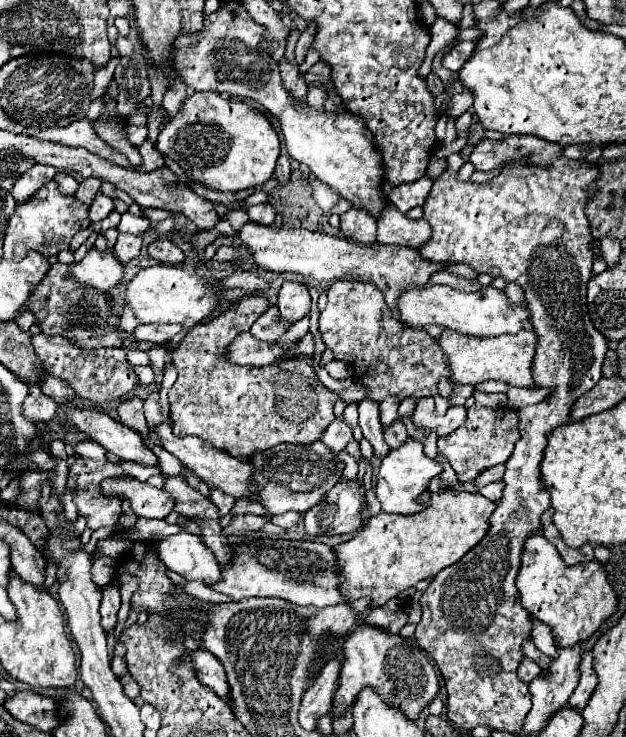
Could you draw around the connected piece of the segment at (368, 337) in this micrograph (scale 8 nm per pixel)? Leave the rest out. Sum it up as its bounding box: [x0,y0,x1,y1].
[319,280,449,402]

